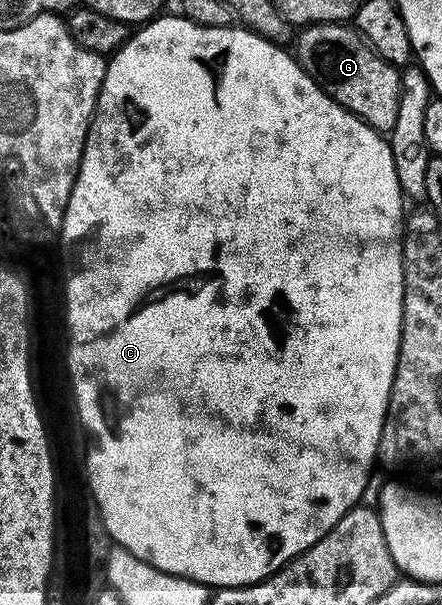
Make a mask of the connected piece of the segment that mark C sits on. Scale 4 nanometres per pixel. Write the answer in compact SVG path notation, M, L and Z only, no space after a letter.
M157 16L157 17L155 17L155 18L153 18L153 19L152 19L152 21L151 21L151 22L149 22L149 23L147 23L147 24L144 24L144 25L141 25L141 26L140 26L140 27L139 27L139 29L137 29L137 30L140 30L140 31L138 31L138 32L137 32L137 34L136 34L136 31L135 31L135 33L133 33L133 34L132 34L132 35L131 35L131 37L129 37L129 39L128 39L128 41L127 41L127 42L125 42L125 43L124 43L124 45L123 45L123 46L121 46L121 47L120 47L120 49L119 49L119 50L117 50L117 51L116 51L116 53L115 53L115 54L113 54L113 55L111 55L111 57L109 57L109 58L108 58L108 59L107 59L107 62L106 62L106 65L105 65L105 67L104 67L104 83L103 83L103 84L102 84L102 88L101 88L101 89L100 89L100 95L99 95L99 96L98 96L98 100L97 100L97 101L96 101L96 111L95 111L95 112L94 112L94 116L93 116L93 117L92 117L92 123L91 123L91 124L90 124L90 128L89 128L89 129L88 129L88 135L87 135L87 136L86 136L86 144L85 144L85 145L84 145L84 151L83 151L83 152L82 152L82 160L81 160L81 161L80 161L80 171L78 171L78 173L76 173L76 179L75 179L75 180L74 180L74 188L73 188L73 189L72 189L72 191L71 191L71 192L70 192L70 200L69 200L69 201L68 201L68 203L67 203L67 204L66 204L66 208L65 208L65 209L64 209L64 221L63 221L63 222L62 222L62 224L61 224L61 228L60 228L60 230L59 230L59 235L58 235L58 240L59 240L59 241L61 241L61 242L63 242L63 243L67 243L67 244L68 244L68 250L69 250L69 251L70 251L70 257L71 257L71 258L72 258L72 262L76 262L76 274L72 274L72 283L70 283L70 285L68 285L68 310L69 310L69 311L70 311L70 369L72 369L72 374L76 374L76 395L78 395L78 408L79 408L79 409L80 409L80 414L84 414L84 423L85 423L85 424L86 424L86 425L88 425L88 426L92 426L92 431L94 431L94 436L95 436L95 437L96 437L96 439L95 439L95 440L94 440L94 448L93 448L93 450L92 450L92 462L88 462L88 466L92 466L92 487L94 487L94 496L95 496L95 498L100 498L100 507L102 507L102 520L106 520L106 521L107 521L107 522L108 522L108 525L109 525L109 527L110 527L110 532L111 532L111 533L112 533L112 541L113 541L113 543L118 543L118 542L121 542L121 543L122 543L122 544L126 544L126 545L127 545L127 546L132 546L132 549L131 549L131 550L132 550L132 551L133 551L133 552L134 552L134 556L135 556L135 558L141 558L141 559L142 559L142 561L143 561L143 562L149 562L149 564L151 564L151 565L152 565L152 566L153 566L153 568L154 568L154 569L155 569L155 570L161 570L161 571L162 571L162 572L166 572L166 573L167 573L167 574L174 574L174 575L176 575L176 577L178 577L178 578L190 578L190 579L192 579L192 581L193 581L193 582L199 582L199 583L201 583L201 584L203 584L203 585L205 585L205 586L207 586L207 587L209 587L209 588L223 588L223 587L226 587L226 586L252 586L252 585L254 585L254 584L255 584L255 582L261 582L261 580L262 580L262 579L264 579L264 578L269 578L269 577L270 577L270 576L271 576L271 574L273 574L273 573L274 573L274 571L275 571L275 570L280 570L280 569L282 569L282 567L283 567L283 566L285 566L285 565L286 565L286 564L287 564L287 563L288 563L288 562L290 562L290 561L292 561L292 559L293 559L293 558L296 558L296 557L298 557L298 556L299 556L299 554L300 554L300 553L301 553L301 552L302 552L302 551L304 551L304 550L308 550L308 549L309 549L309 548L310 548L310 547L311 547L311 546L312 546L312 545L313 545L313 544L314 544L314 543L315 543L315 542L317 542L317 541L318 541L318 540L322 540L322 536L326 536L326 535L327 535L327 534L328 534L328 533L329 533L329 532L330 532L330 528L334 528L334 524L338 524L338 520L342 520L342 516L346 516L346 512L347 512L347 511L348 511L348 510L351 510L351 509L352 509L352 507L353 507L353 506L355 506L355 505L357 505L357 503L359 503L359 502L360 502L360 497L361 497L361 496L362 496L362 492L363 492L363 491L364 491L364 489L365 489L365 488L366 488L366 484L367 484L367 483L368 483L368 475L369 475L369 474L371 474L371 473L373 473L373 470L374 470L374 466L372 466L372 461L373 461L373 462L374 462L374 463L375 463L375 462L376 462L376 461L377 461L377 458L378 458L378 455L377 455L377 452L376 452L376 449L377 449L377 448L378 448L378 444L379 444L379 443L380 443L380 433L381 433L381 432L382 432L382 424L383 424L383 423L384 423L384 417L385 417L385 416L386 416L386 412L387 412L387 411L388 411L388 401L389 401L389 400L390 400L390 392L391 392L391 391L392 391L392 385L393 385L393 384L394 384L394 372L395 372L395 371L396 371L396 361L397 361L397 360L398 360L398 356L399 356L399 355L400 355L400 329L402 329L402 328L403 328L403 326L404 326L404 257L403 257L403 256L402 256L402 248L403 248L403 247L404 247L404 244L403 244L403 241L402 241L402 227L403 227L403 226L404 226L404 225L405 225L405 222L406 222L406 209L405 209L405 210L404 210L404 202L405 202L405 203L406 203L406 198L405 198L405 195L404 195L404 194L403 194L403 193L402 193L402 191L401 191L401 189L400 189L400 185L399 185L399 184L398 184L398 172L394 172L394 156L393 156L393 155L392 155L392 148L391 148L391 145L390 145L390 142L389 142L389 139L388 139L388 138L387 138L387 137L385 137L385 135L384 135L384 134L383 134L383 133L381 133L381 131L379 131L379 130L371 130L371 128L370 128L370 127L369 127L369 126L367 126L367 125L366 125L366 123L364 123L364 122L363 122L363 121L362 121L362 120L361 120L361 119L360 119L360 118L356 118L356 117L355 117L355 116L354 116L354 115L353 115L353 114L351 114L351 113L350 113L350 111L349 111L349 110L343 110L343 109L342 109L342 108L341 108L341 106L340 106L340 105L338 105L338 103L336 103L336 101L335 101L335 100L334 100L334 99L333 99L333 98L332 98L332 97L330 97L330 95L329 95L329 94L328 94L328 93L326 93L326 92L325 92L325 91L324 91L324 90L323 90L323 89L322 89L322 88L321 88L321 87L320 87L320 85L318 85L318 83L317 83L317 82L316 82L316 81L315 81L315 80L313 80L313 79L312 79L312 77L311 77L311 76L309 76L309 74L308 74L308 73L307 73L307 72L306 72L306 71L305 71L305 70L303 70L303 68L301 68L301 66L300 66L300 63L299 63L299 62L297 62L297 61L296 61L296 59L295 59L295 57L293 57L293 55L292 55L292 54L291 54L291 53L289 53L289 51L288 51L288 50L287 50L287 49L284 49L284 48L281 48L281 47L279 47L279 46L277 46L277 45L276 45L276 43L274 43L274 42L268 42L268 41L266 41L266 39L265 39L265 38L261 38L261 37L260 37L260 35L259 35L259 34L254 34L254 33L252 33L252 31L251 31L251 30L249 30L249 29L247 29L247 28L239 28L239 29L240 29L240 30L236 30L236 29L237 29L237 27L236 27L236 26L235 26L235 25L230 25L230 26L227 26L227 27L226 27L226 28L202 28L202 27L201 27L201 26L199 26L199 25L198 25L198 24L194 24L194 23L193 23L193 22L192 22L192 21L190 21L190 19L188 19L188 18L185 18L185 17L183 17L183 16L177 16L177 18L164 18L164 17L165 17L165 16Z

